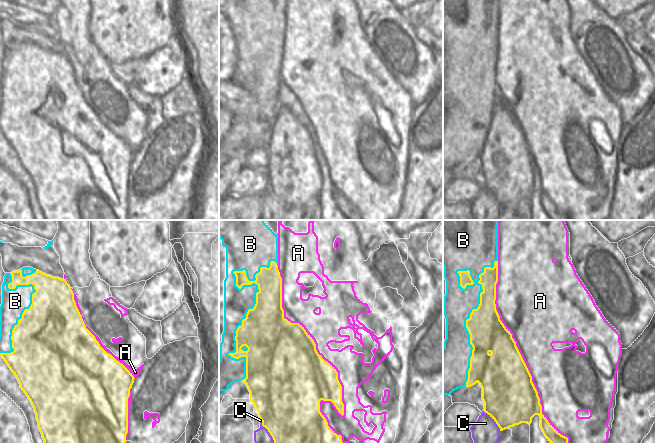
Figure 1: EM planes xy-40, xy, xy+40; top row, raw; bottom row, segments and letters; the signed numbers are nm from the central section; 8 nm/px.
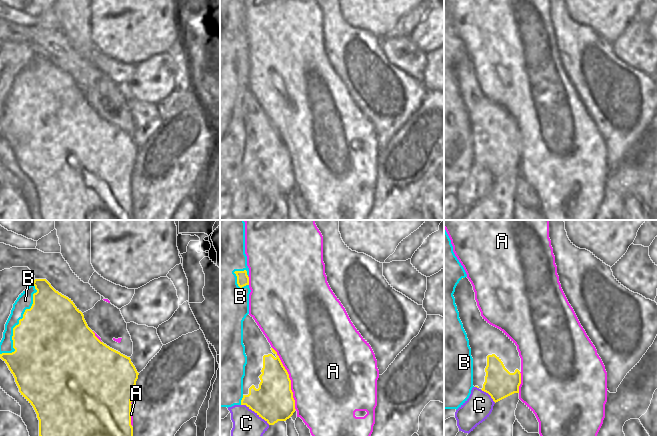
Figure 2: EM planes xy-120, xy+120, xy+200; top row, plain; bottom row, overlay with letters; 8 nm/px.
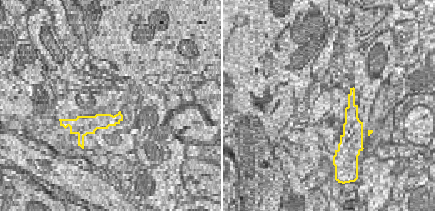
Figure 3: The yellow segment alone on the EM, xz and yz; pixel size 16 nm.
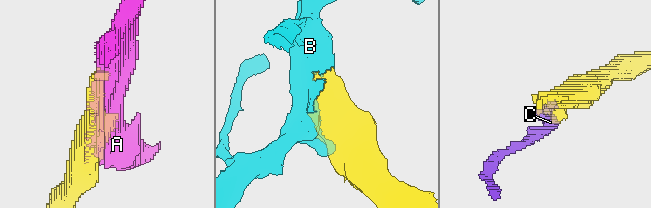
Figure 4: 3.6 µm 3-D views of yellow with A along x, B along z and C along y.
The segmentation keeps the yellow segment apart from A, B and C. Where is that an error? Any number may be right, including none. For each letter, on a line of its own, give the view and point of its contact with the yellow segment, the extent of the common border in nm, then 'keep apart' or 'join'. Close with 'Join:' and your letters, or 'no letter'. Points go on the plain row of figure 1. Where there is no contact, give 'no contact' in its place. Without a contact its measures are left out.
A: xy (336, 147) | 1550 nm | join
B: xy (242, 99) | 1000 nm | keep apart
C: xy+40 (494, 196) | 220 nm | keep apart
Join: A

